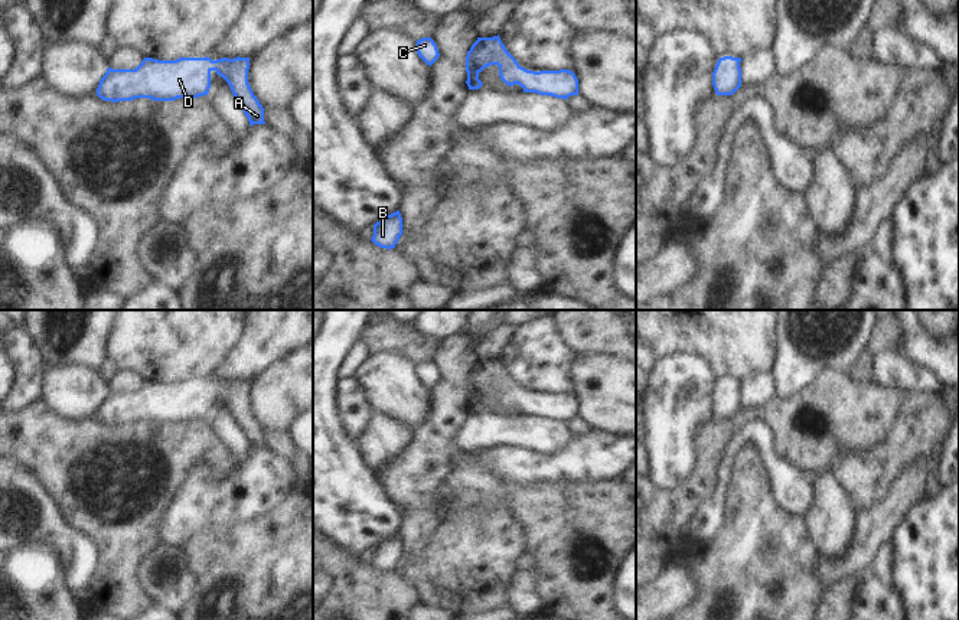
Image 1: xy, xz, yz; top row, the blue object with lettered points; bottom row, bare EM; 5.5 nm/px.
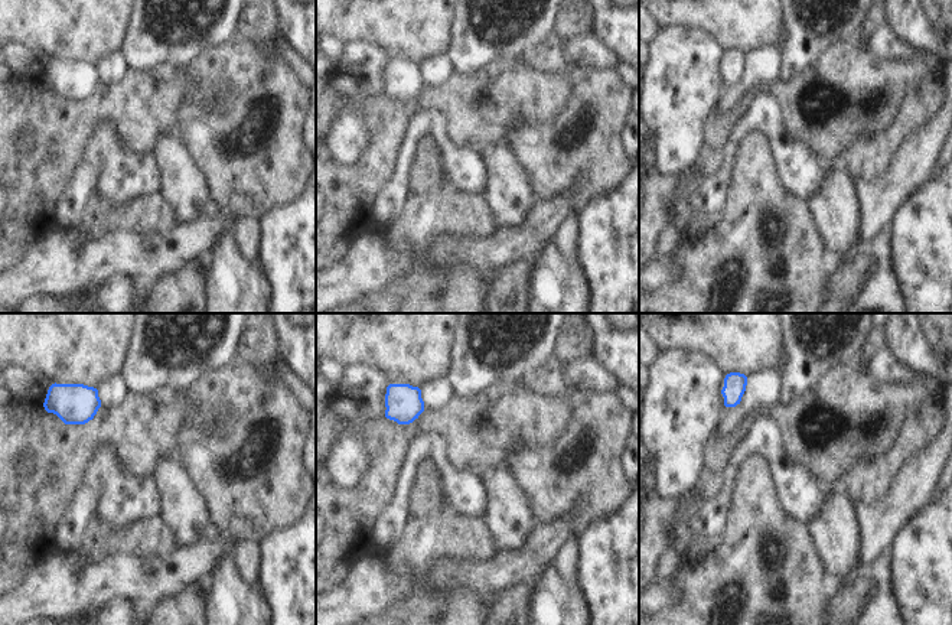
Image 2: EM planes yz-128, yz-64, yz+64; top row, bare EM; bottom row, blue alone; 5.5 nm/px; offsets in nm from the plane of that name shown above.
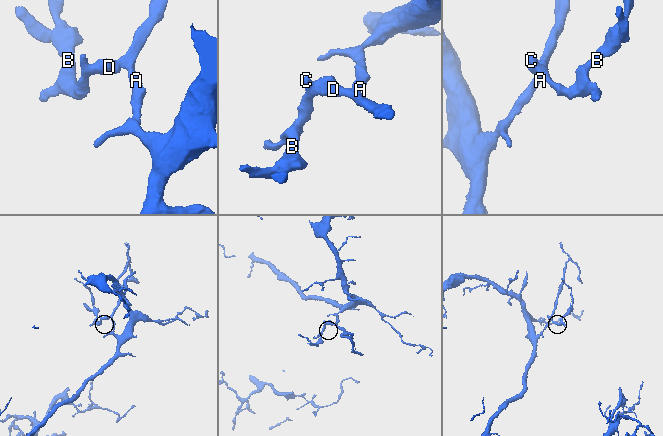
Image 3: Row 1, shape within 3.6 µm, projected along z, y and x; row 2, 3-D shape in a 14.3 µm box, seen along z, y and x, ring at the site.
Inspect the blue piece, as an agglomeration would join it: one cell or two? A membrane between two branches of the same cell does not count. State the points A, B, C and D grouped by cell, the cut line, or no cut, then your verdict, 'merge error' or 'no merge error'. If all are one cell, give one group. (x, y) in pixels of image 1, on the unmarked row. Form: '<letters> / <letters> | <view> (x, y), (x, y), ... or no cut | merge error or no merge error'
A B C D | no cut | no merge error

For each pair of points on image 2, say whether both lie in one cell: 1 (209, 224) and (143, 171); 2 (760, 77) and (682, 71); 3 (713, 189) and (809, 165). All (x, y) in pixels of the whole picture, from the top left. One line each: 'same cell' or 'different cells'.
1: different cells
2: different cells
3: same cell

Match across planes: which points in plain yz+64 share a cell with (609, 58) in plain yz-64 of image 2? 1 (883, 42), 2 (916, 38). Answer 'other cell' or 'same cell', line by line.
1: same cell
2: other cell

